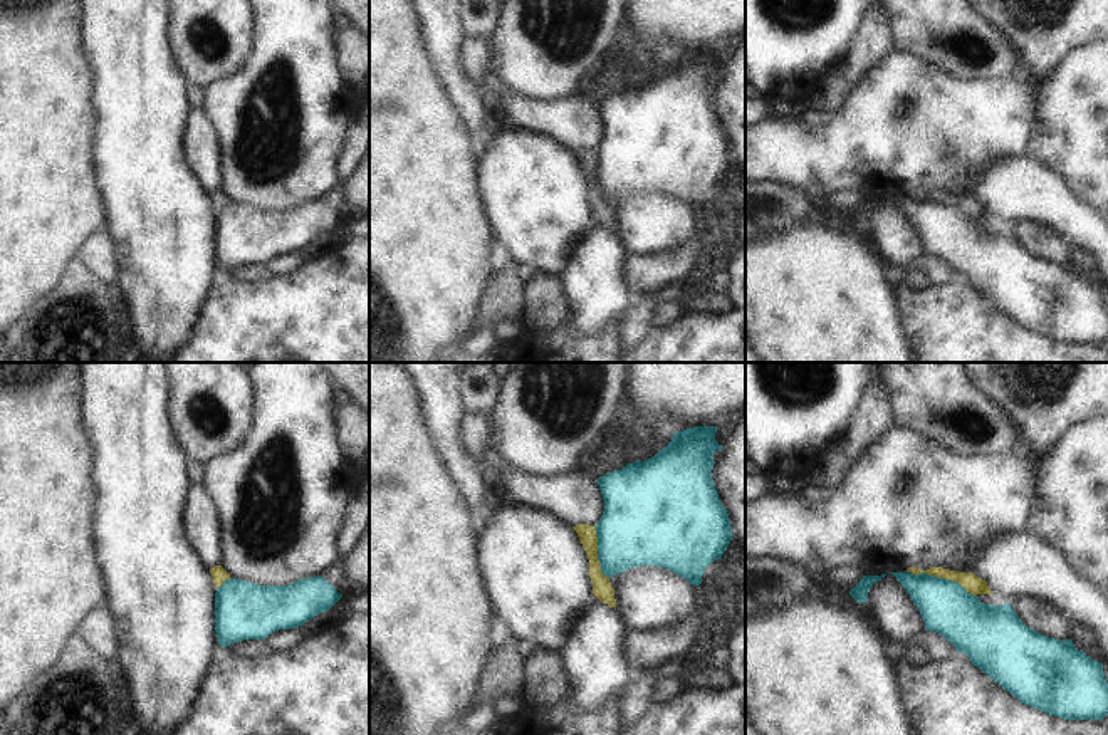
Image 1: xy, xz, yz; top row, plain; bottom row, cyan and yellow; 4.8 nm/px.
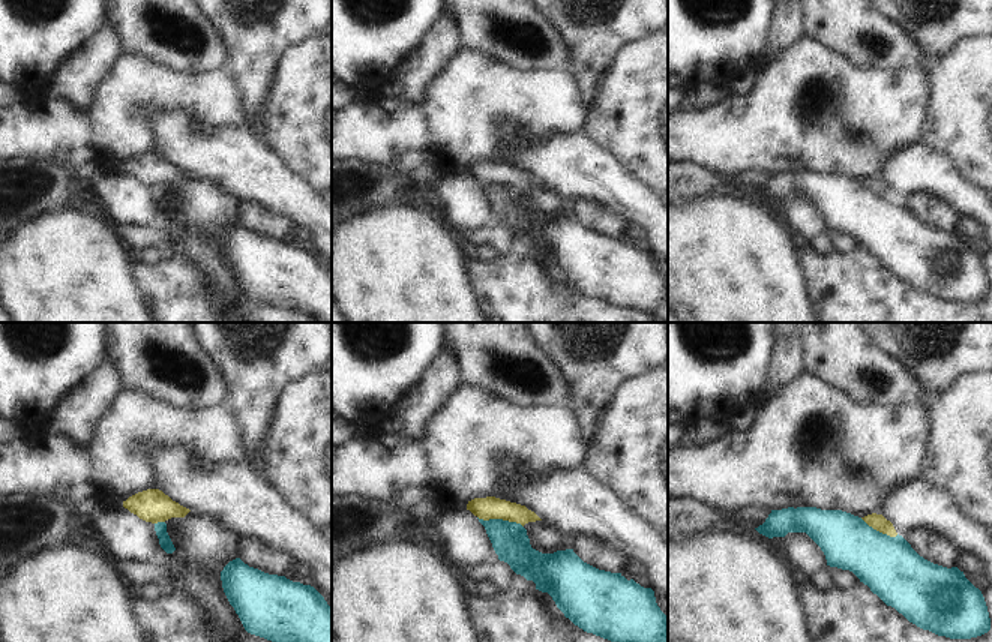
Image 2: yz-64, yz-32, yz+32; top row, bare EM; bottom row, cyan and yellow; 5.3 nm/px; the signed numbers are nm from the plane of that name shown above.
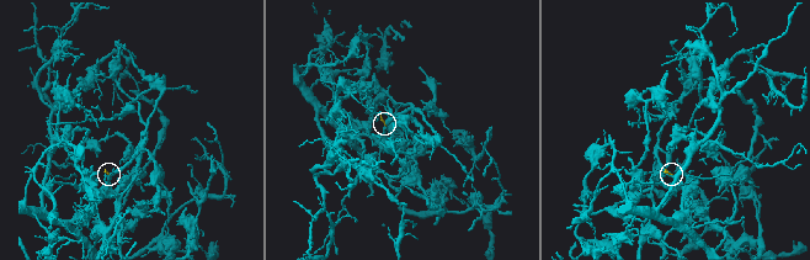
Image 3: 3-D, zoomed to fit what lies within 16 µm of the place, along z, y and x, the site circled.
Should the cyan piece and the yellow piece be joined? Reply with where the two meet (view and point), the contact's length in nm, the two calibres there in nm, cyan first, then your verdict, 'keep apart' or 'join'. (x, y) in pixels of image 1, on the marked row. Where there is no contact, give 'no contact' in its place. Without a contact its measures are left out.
yz (940, 578) | 360 nm | 240/90 nm | keep apart

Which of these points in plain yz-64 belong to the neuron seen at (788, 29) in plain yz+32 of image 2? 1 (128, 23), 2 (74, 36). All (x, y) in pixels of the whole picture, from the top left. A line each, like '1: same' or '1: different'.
1: different
2: different

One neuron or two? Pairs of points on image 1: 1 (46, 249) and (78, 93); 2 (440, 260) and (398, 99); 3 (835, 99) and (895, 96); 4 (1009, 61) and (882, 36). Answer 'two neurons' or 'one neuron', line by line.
1: one neuron
2: one neuron
3: two neurons
4: two neurons

